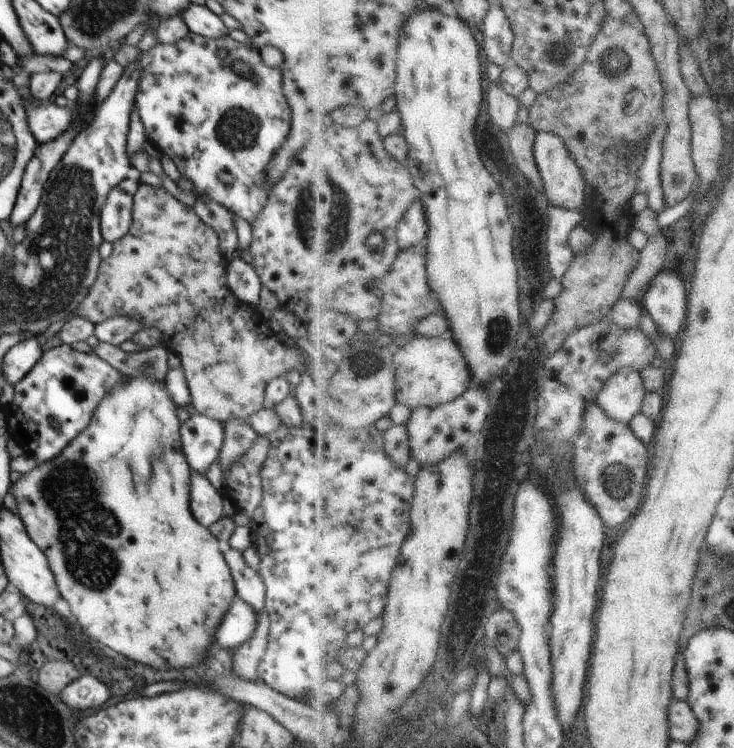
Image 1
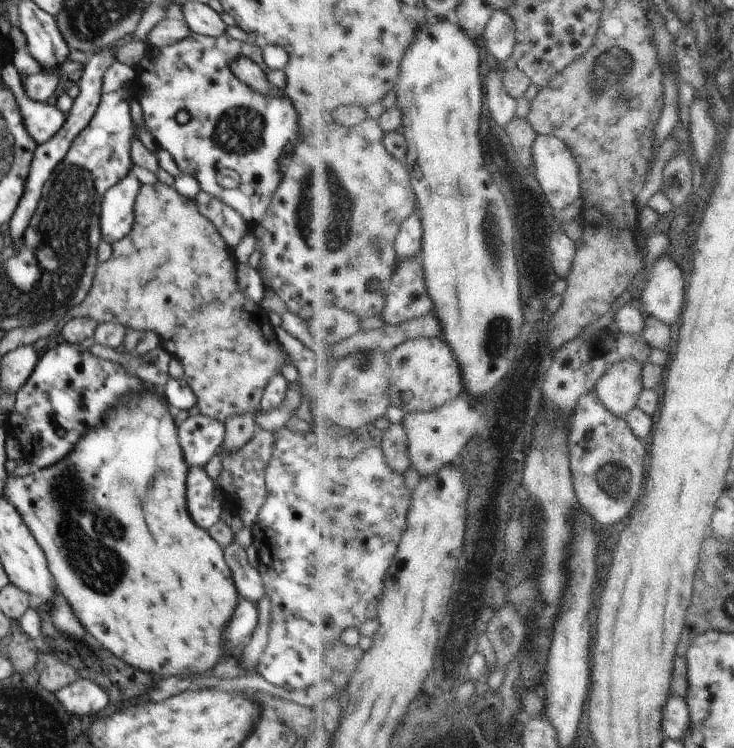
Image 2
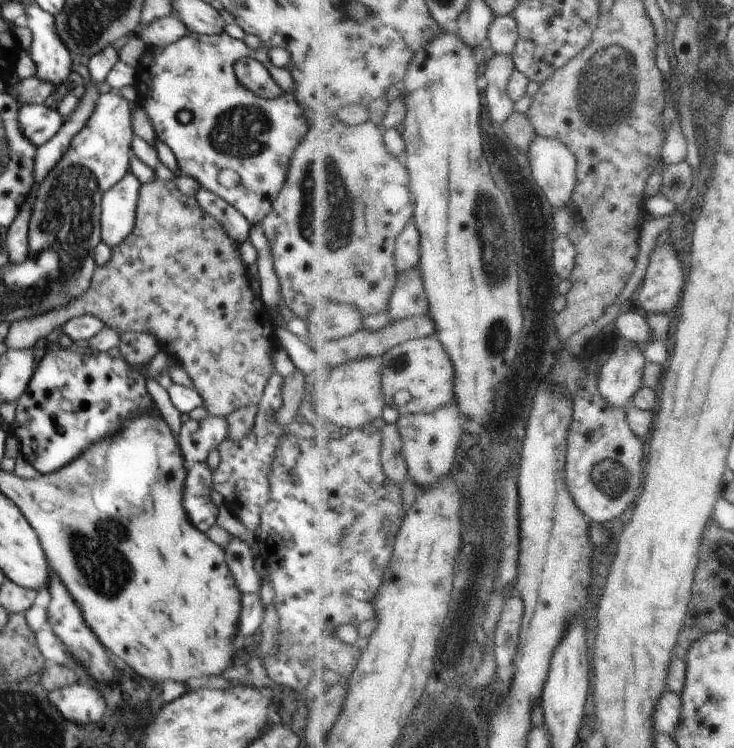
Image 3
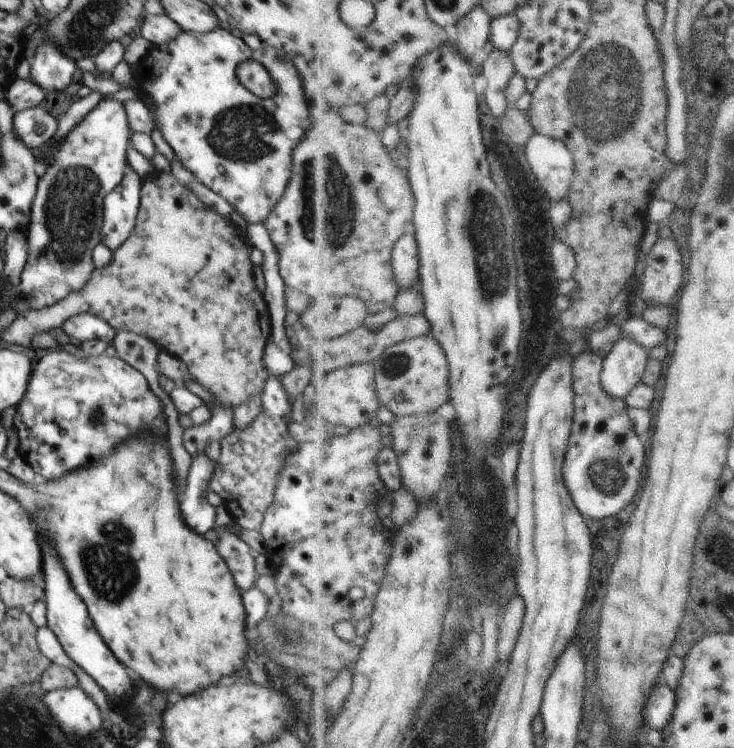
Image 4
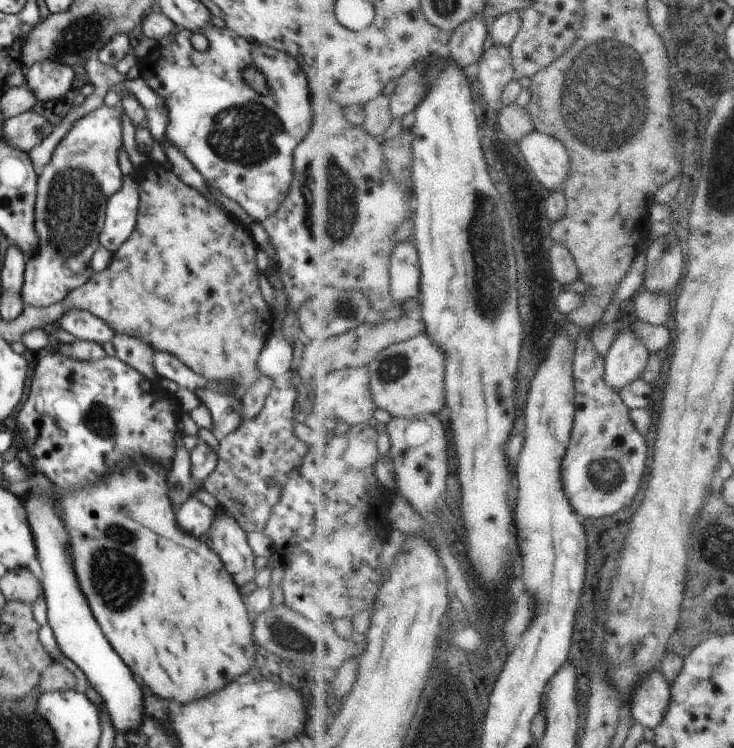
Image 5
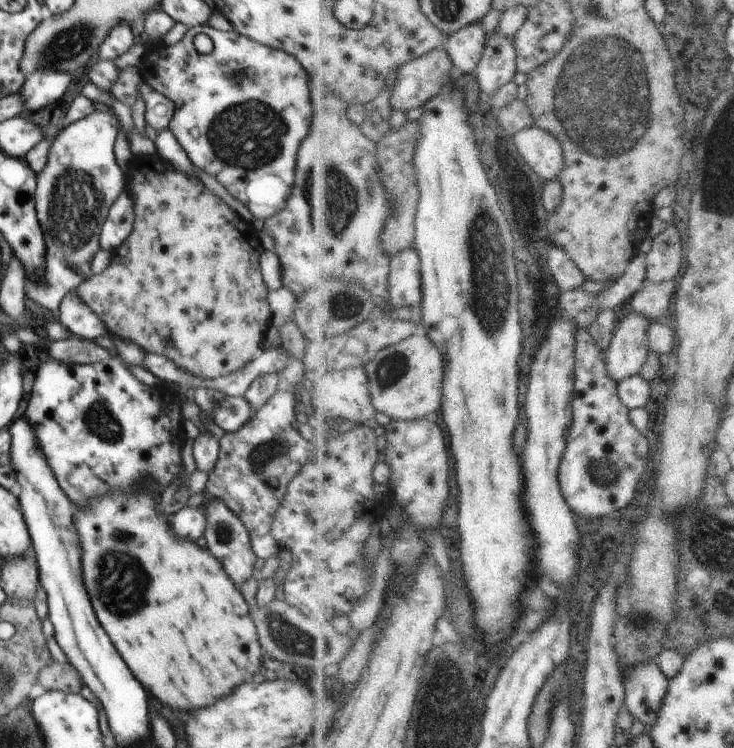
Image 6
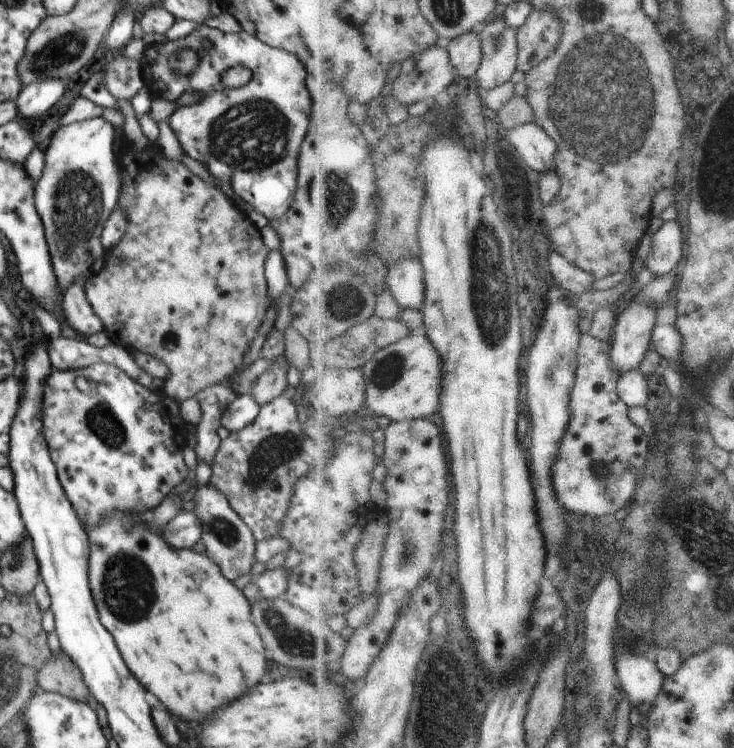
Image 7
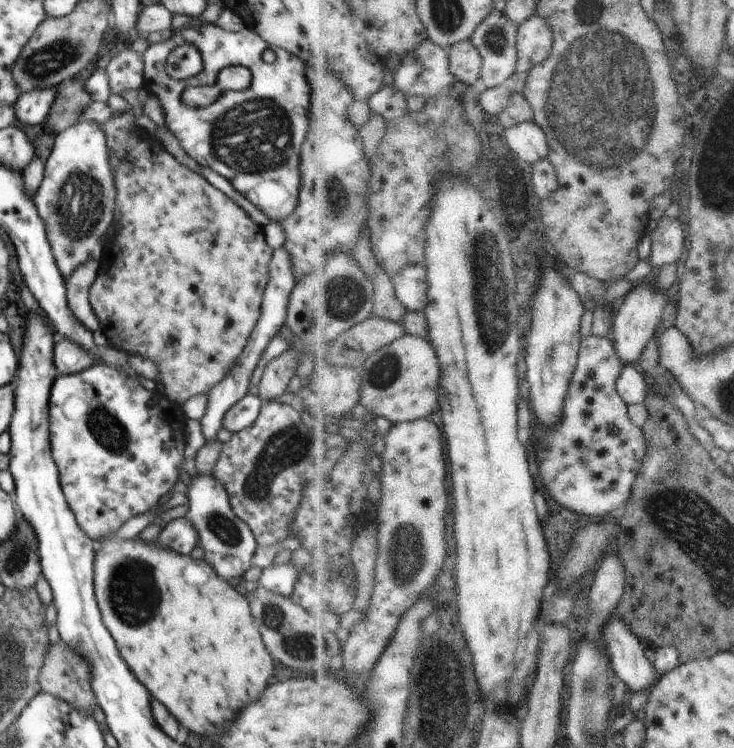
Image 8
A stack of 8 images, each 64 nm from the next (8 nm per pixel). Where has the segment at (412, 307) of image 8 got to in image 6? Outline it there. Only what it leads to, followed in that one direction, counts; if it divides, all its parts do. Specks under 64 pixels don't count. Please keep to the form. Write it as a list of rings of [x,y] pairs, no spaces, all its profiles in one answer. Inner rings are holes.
[[[409,248],[393,258],[390,292],[394,306],[422,307],[425,301],[423,274],[421,254],[417,249]]]

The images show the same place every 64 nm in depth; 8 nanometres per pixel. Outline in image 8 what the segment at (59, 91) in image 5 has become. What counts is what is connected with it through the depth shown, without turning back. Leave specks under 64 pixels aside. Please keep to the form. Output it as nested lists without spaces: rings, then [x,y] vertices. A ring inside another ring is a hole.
[[[44,88],[21,94],[13,106],[16,123],[40,126],[47,122],[50,109],[56,100],[56,92],[57,88]]]

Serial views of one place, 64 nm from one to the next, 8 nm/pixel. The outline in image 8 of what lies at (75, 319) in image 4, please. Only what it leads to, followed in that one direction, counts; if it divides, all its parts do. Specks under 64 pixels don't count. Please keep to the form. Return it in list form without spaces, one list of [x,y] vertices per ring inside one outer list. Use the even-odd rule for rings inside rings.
[[[98,260],[80,264],[65,280],[67,300],[76,320],[80,320],[90,331],[100,329],[99,320],[89,301],[90,286],[94,284],[99,269]]]

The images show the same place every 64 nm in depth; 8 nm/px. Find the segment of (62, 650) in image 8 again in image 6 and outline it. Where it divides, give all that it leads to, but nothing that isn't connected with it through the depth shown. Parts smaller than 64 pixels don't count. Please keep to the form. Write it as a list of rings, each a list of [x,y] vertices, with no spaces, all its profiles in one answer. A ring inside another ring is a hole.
[[[53,660],[39,672],[38,681],[46,691],[62,691],[66,694],[80,694],[81,676],[70,661]]]

